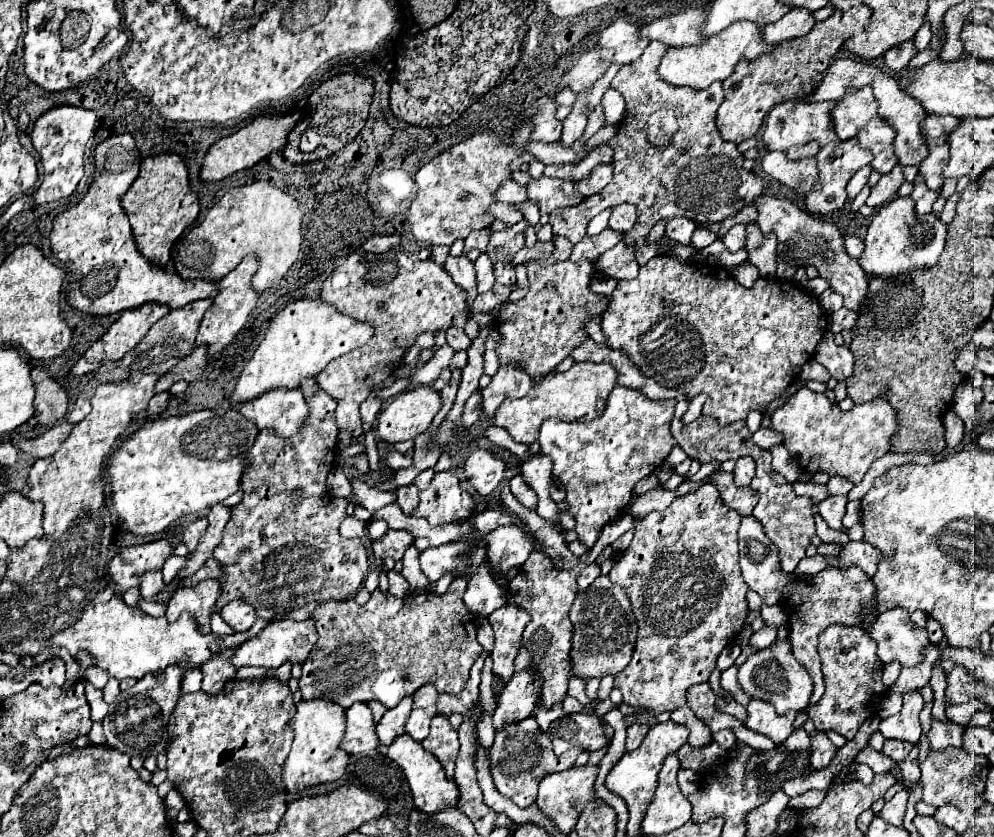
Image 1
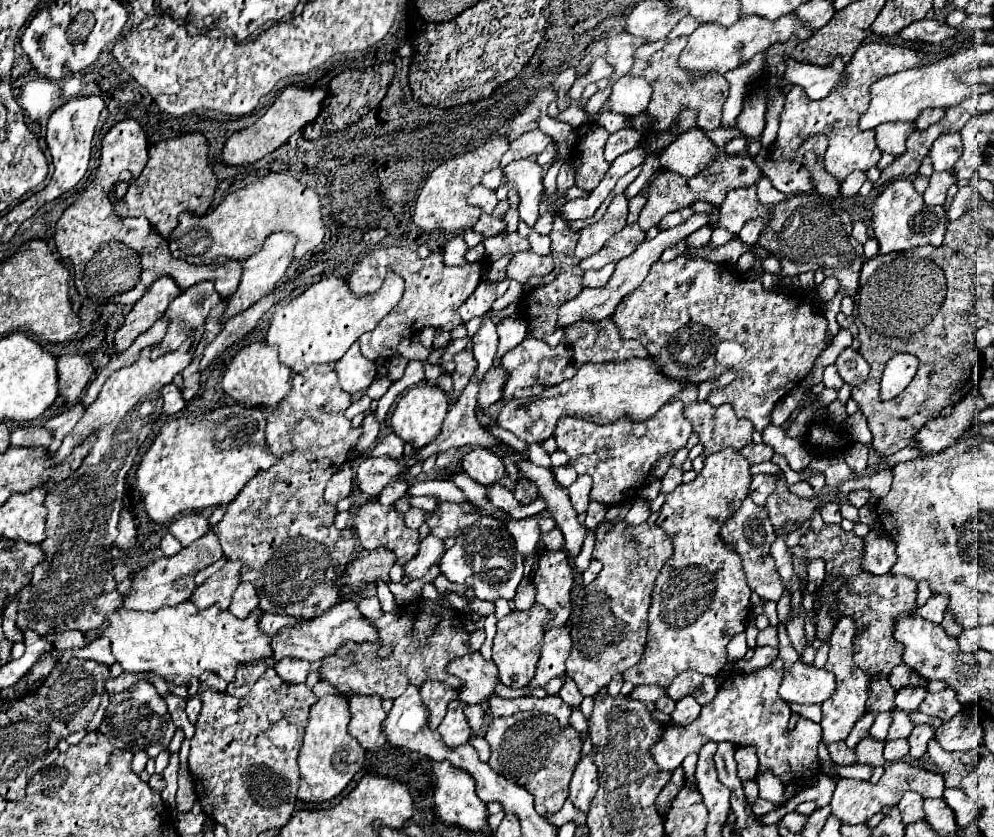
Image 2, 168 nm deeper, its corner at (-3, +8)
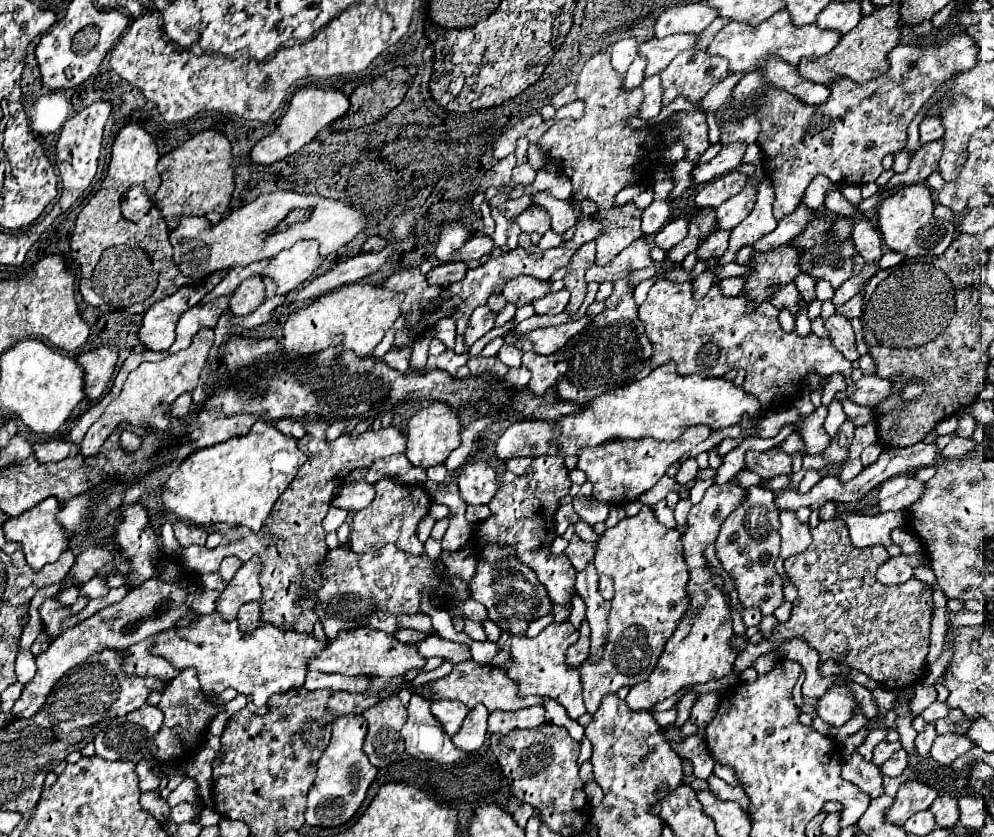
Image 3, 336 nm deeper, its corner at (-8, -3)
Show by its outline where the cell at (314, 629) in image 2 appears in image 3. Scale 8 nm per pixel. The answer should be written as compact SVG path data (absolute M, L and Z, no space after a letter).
M353 629L351 633L341 633L339 641L331 641L329 647L311 661L311 671L339 673L339 675L369 675L369 677L395 677L407 675L413 669L423 669L427 659L419 653L417 645L407 645L395 637L375 631L375 629Z

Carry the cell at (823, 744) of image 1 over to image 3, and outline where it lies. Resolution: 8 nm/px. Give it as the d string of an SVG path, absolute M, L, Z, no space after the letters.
M857 753L843 757L841 765L843 765L843 777L853 785L857 785L859 789L863 789L863 793L867 793L871 799L885 795L883 775L877 765L873 765L871 761L865 761Z

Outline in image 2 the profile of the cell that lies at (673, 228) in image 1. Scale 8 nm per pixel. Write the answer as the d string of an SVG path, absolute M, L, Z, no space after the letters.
M682 208L682 210L670 212L670 214L666 214L666 218L662 218L660 230L668 230L668 228L674 228L674 226L680 226L680 224L684 224L692 214L694 214L692 208Z

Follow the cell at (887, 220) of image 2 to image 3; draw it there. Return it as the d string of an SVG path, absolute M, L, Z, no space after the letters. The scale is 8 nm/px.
M909 185L889 195L879 207L879 231L885 245L891 251L903 251L907 257L917 255L941 255L953 241L955 225L949 221L939 221L933 215L933 195L927 185Z

